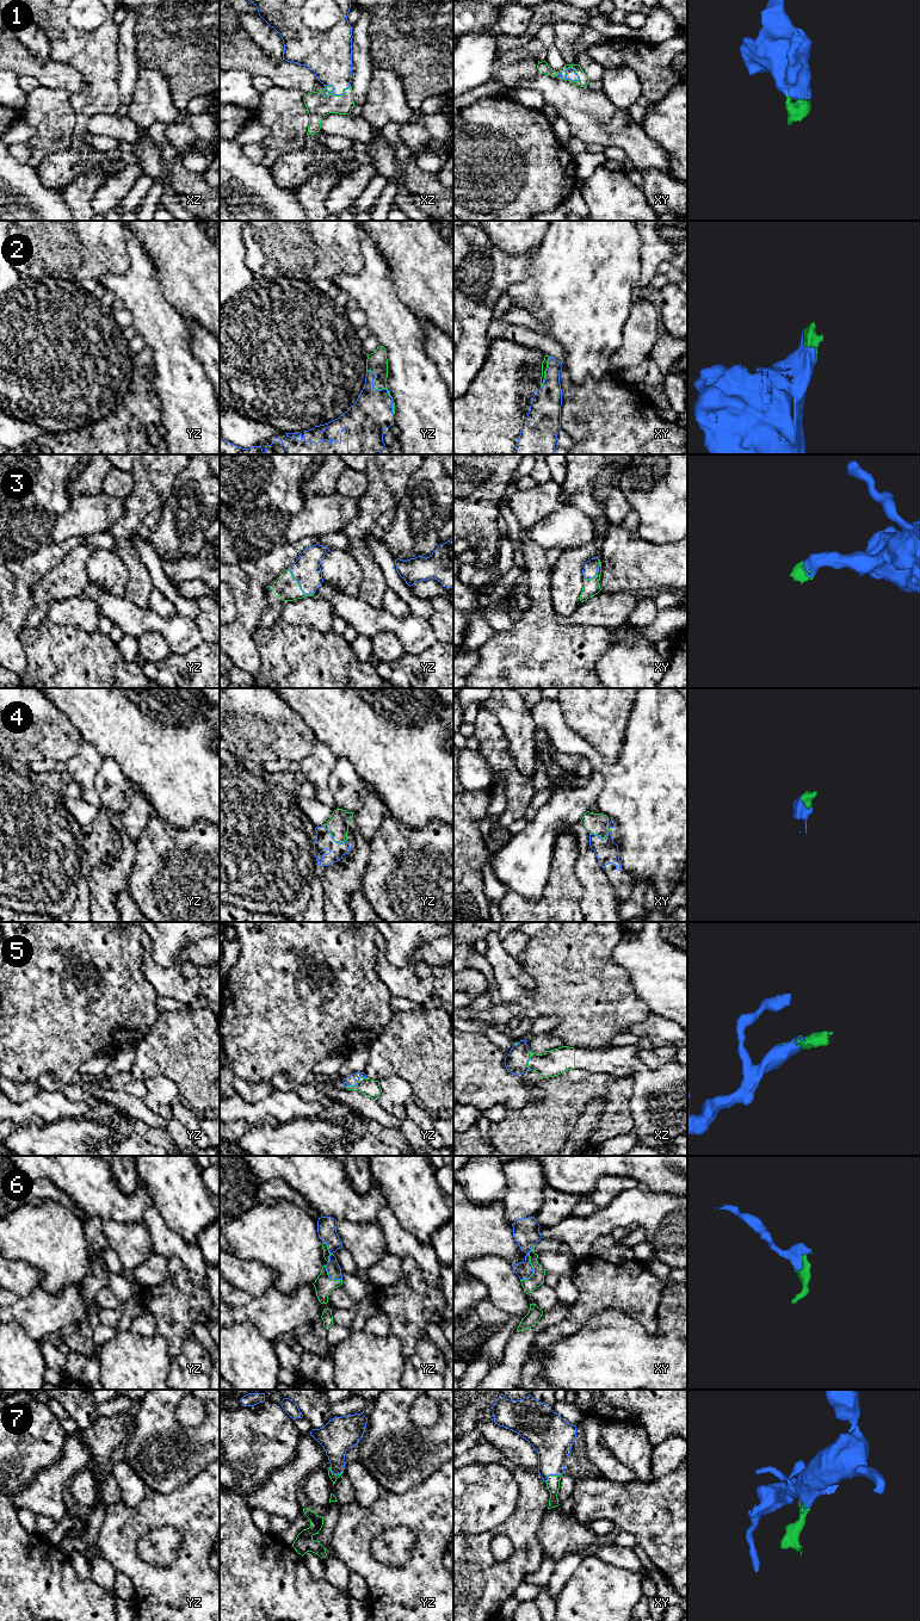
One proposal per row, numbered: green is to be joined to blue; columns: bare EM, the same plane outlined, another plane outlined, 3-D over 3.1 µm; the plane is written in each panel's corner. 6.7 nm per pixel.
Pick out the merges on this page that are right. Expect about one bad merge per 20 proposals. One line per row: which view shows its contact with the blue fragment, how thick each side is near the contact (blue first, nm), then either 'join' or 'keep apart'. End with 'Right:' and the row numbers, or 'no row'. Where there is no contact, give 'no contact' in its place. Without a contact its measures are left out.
1: contact in xz; calibres 280 and 160 nm; join
2: contact in yz; calibres 280 and 140 nm; join
3: contact in yz; calibres 180 and 170 nm; join
4: contact in yz; calibres 110 and 140 nm; join
5: contact in yz; calibres 70 and 120 nm; join
6: contact in xy; calibres 180 and 90 nm; join
7: contact in xy; calibres 280 and 90 nm; join
Right: 1, 2, 3, 4, 5, 6, 7

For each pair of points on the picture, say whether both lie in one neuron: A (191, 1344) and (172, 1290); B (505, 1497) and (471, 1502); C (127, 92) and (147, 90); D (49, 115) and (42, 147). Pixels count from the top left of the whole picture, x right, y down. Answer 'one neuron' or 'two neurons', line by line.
A: two neurons
B: one neuron
C: two neurons
D: one neuron

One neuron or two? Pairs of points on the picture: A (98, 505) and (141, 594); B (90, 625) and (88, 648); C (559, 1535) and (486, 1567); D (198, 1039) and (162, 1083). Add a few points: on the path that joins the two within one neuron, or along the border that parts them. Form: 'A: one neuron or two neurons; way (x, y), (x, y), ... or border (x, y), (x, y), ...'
A: two neurons; border (125, 506), (123, 515), (110, 530)
B: two neurons; border (62, 626), (72, 626), (90, 633), (97, 632)
C: two neurons; border (542, 1516), (537, 1540), (544, 1557)
D: two neurons; border (144, 1080), (166, 1075), (180, 1095)

